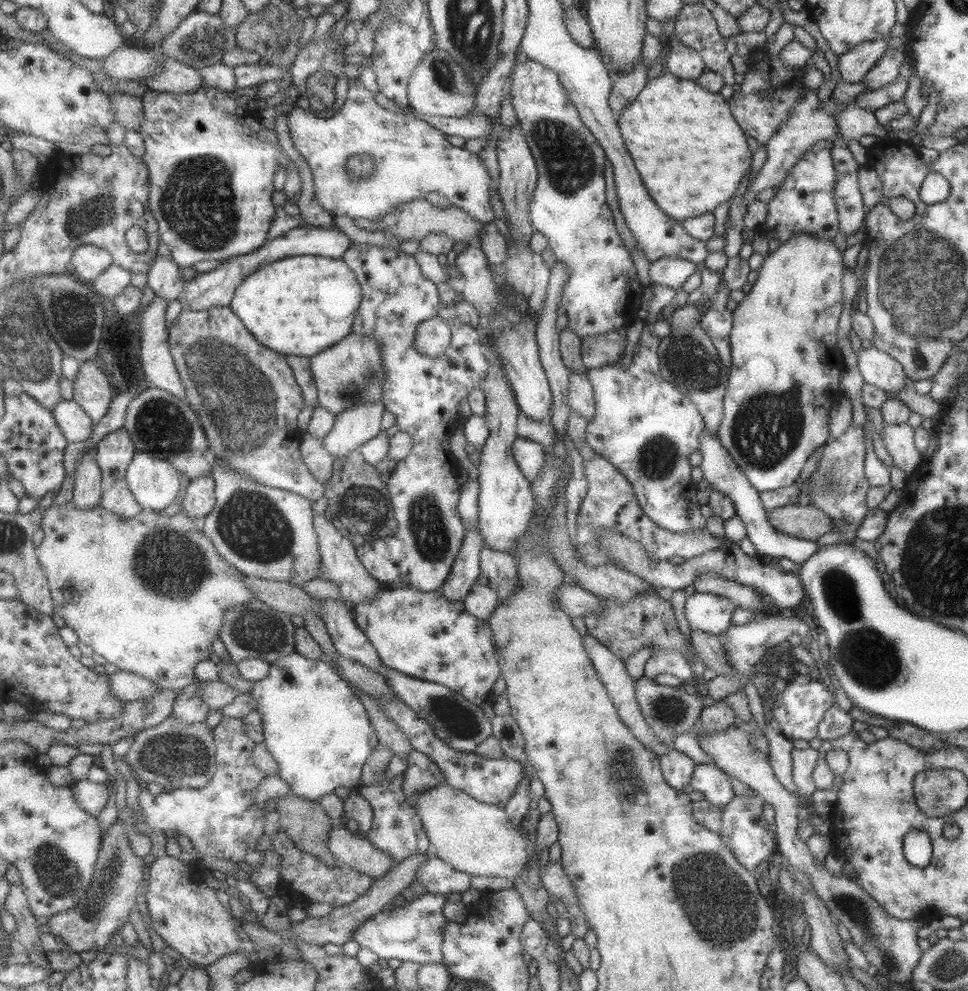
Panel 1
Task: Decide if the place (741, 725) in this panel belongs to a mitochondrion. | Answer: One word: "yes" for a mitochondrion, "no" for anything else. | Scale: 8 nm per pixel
no

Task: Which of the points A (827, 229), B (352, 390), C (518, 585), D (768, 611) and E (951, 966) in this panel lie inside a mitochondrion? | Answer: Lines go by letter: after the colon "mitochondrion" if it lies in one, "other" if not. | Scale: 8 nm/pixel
A: other
B: mitochondrion
C: other
D: other
E: mitochondrion

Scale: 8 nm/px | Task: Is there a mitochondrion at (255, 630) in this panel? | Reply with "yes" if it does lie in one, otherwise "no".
yes

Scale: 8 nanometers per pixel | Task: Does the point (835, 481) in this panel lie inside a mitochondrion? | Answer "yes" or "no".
yes

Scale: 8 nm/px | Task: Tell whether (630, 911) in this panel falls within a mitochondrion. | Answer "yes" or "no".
no

